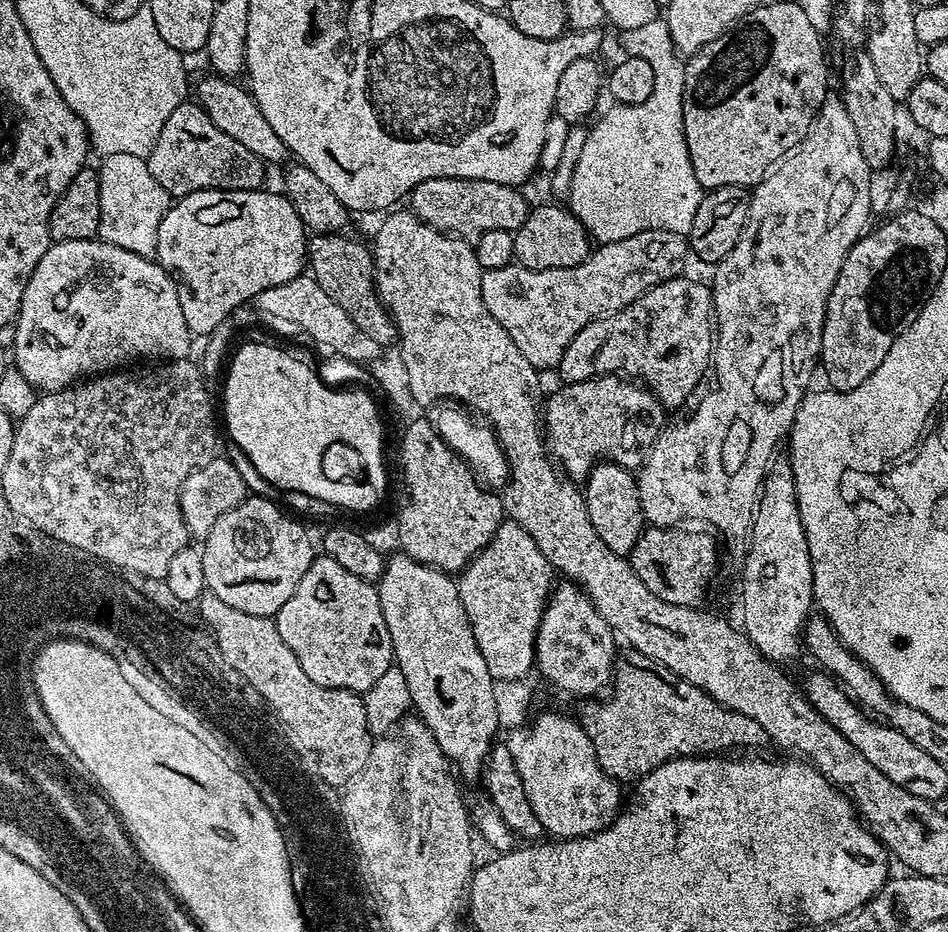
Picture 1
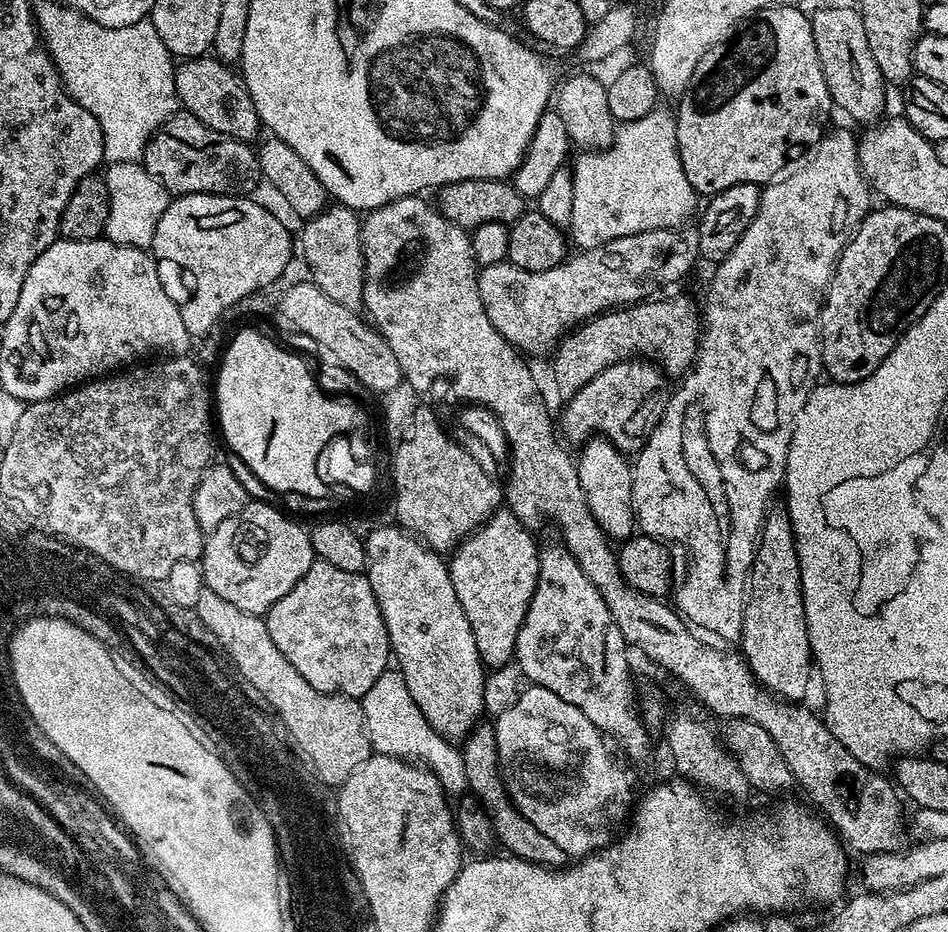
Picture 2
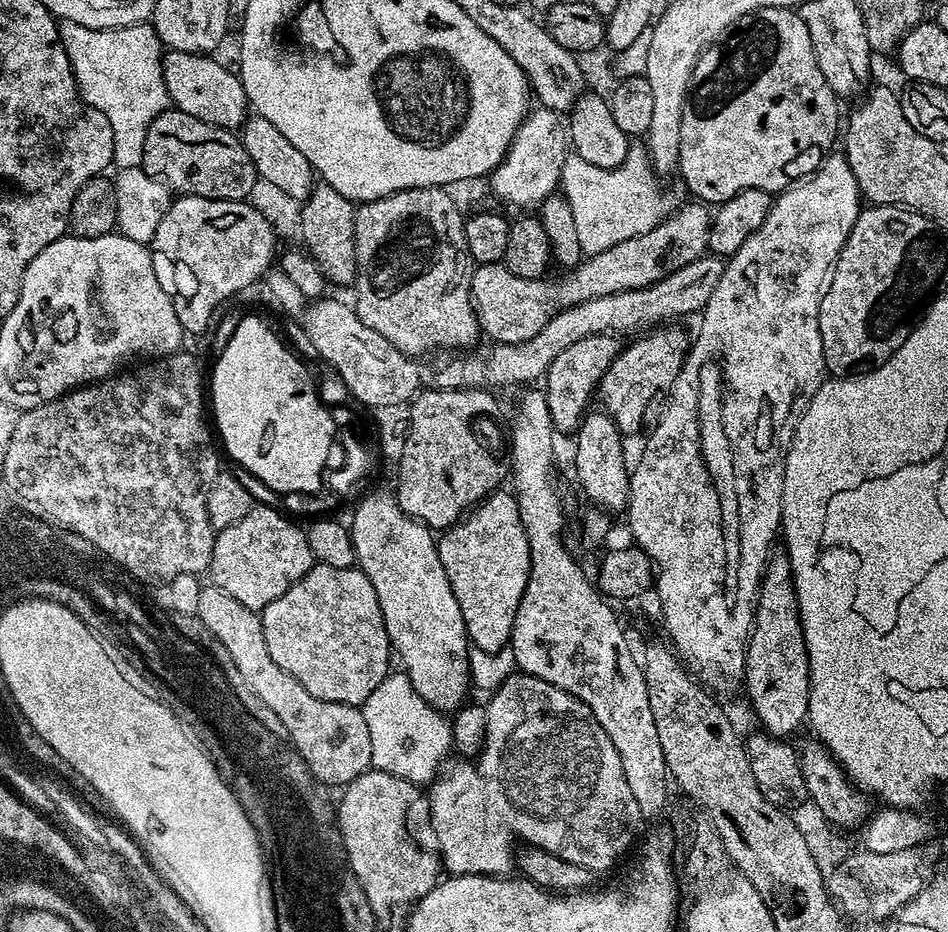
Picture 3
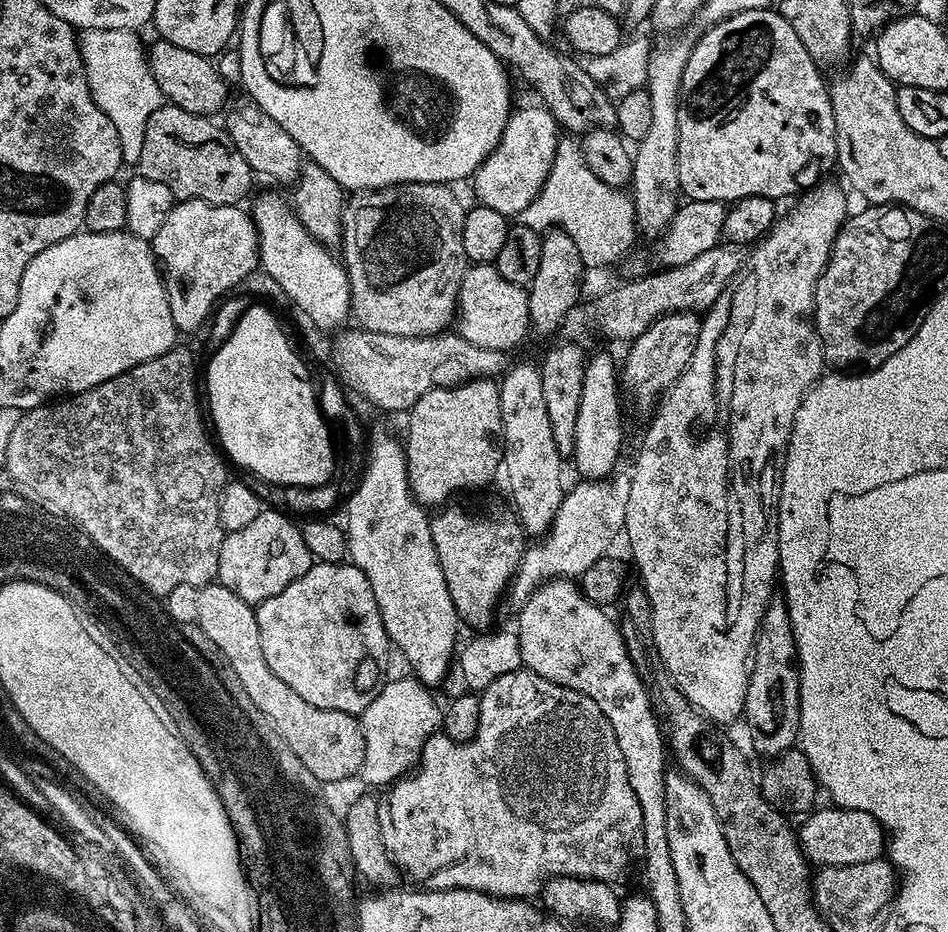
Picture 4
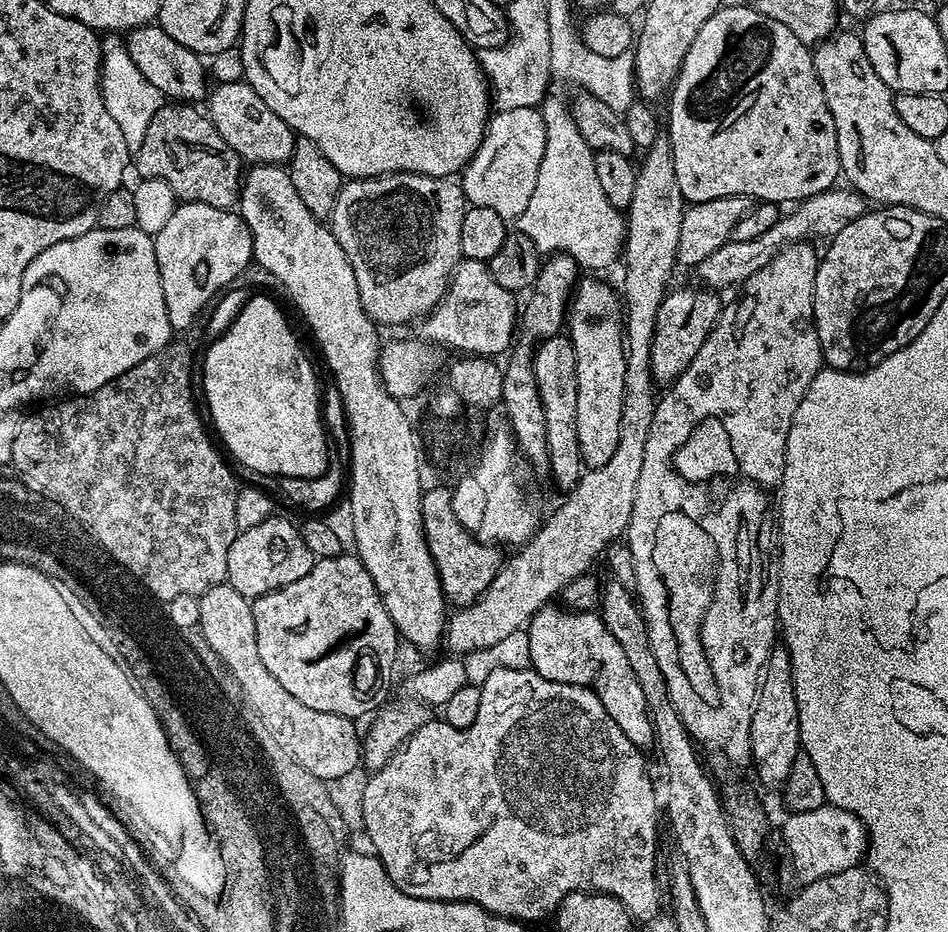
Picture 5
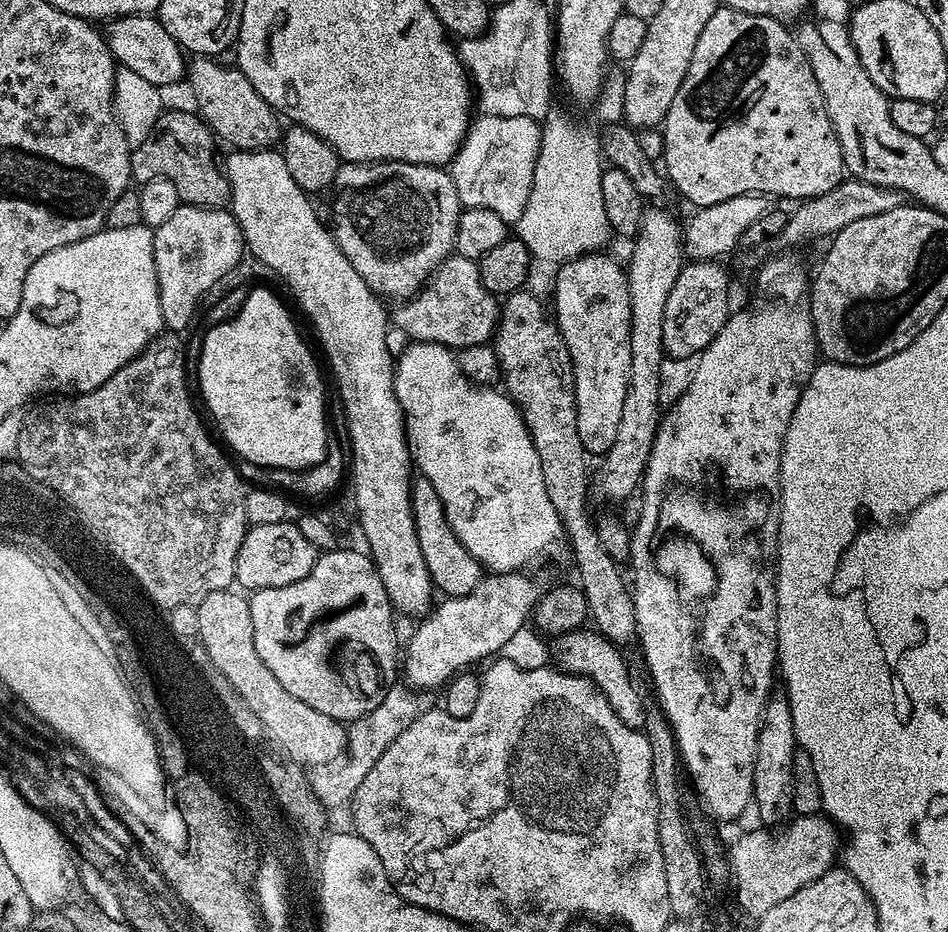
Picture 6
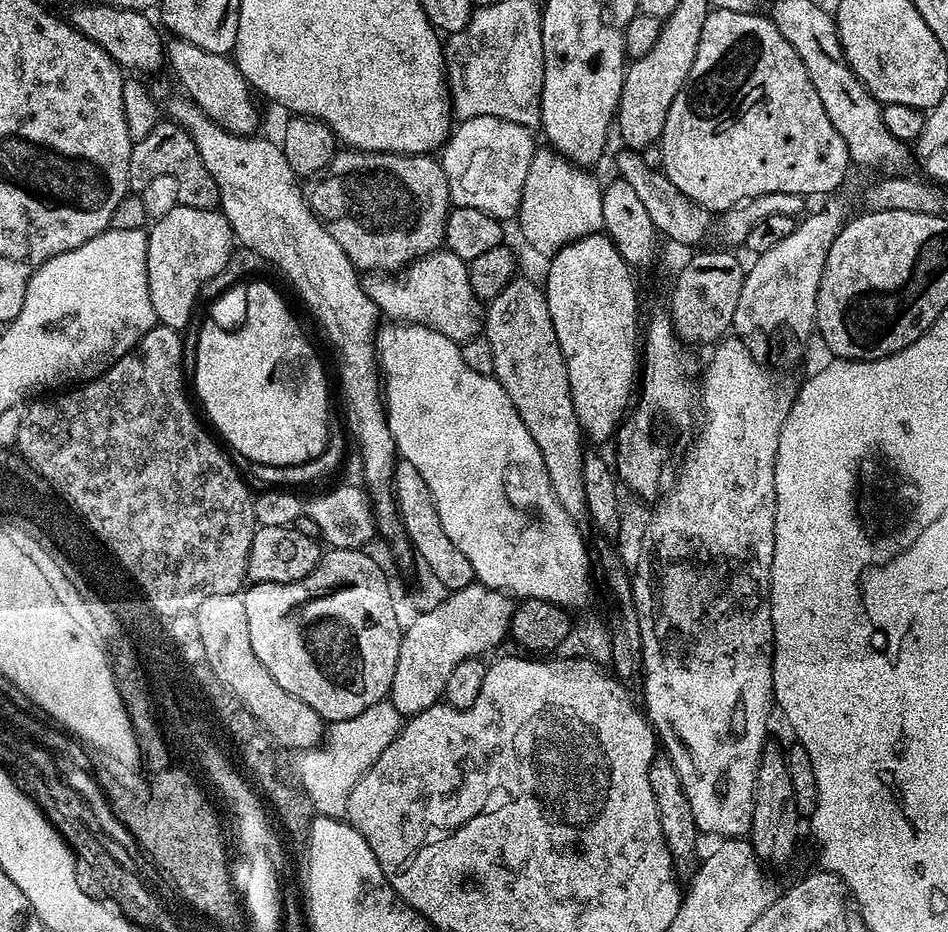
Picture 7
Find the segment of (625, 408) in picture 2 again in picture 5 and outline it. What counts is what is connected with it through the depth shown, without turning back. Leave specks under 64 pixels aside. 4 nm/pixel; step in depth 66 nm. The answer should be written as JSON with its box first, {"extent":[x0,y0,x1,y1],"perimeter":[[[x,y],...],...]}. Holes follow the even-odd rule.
{"extent":[650,286,722,386],"perimeter":[[[703,286],[695,287],[669,291],[658,310],[653,344],[650,346],[650,366],[652,379],[664,383],[664,386],[680,379],[690,362],[694,362],[698,350],[702,350],[702,342],[706,342],[722,316],[720,300],[716,297],[719,295]]]}

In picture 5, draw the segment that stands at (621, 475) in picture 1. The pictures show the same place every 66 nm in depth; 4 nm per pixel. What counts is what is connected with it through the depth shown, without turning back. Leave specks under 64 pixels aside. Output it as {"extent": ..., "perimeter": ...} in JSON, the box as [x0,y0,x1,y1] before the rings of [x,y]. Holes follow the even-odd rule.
{"extent":[567,279,625,468],"perimeter":[[[581,279],[572,293],[567,331],[574,346],[578,378],[578,446],[588,468],[610,462],[618,447],[619,422],[622,417],[625,356],[625,325],[622,323],[622,300],[608,284]]]}

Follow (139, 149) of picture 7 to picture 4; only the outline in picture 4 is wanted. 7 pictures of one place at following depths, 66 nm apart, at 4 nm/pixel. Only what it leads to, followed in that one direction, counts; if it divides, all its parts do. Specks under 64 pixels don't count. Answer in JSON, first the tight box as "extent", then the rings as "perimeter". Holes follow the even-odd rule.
{"extent":[139,103,254,205],"perimeter":[[[165,103],[158,110],[154,110],[154,114],[150,114],[150,122],[146,122],[146,138],[142,138],[139,175],[170,186],[172,195],[177,201],[204,200],[207,204],[239,205],[240,199],[252,188],[254,173],[246,158],[238,154],[238,146],[234,146],[227,131],[221,125],[219,128],[216,122],[207,116],[190,114],[170,103]]]}

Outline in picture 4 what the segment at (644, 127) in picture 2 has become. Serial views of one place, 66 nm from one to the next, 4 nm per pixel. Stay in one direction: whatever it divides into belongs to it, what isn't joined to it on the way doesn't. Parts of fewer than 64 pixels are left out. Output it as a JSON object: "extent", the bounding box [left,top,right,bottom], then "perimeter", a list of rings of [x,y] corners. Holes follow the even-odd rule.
{"extent":[518,139,638,269],"perimeter":[[[561,139],[557,144],[552,172],[546,178],[534,202],[530,202],[530,206],[526,206],[526,210],[520,212],[518,220],[519,223],[530,226],[541,234],[553,228],[560,228],[566,234],[570,234],[570,238],[574,238],[574,242],[578,245],[578,254],[582,254],[585,266],[589,269],[600,268],[603,264],[612,264],[615,260],[622,259],[631,250],[636,236],[638,237],[635,202],[627,191],[611,188],[606,182],[594,178],[594,174],[590,174],[590,170],[584,165],[583,151],[577,145],[575,148],[568,140],[571,139]]]}

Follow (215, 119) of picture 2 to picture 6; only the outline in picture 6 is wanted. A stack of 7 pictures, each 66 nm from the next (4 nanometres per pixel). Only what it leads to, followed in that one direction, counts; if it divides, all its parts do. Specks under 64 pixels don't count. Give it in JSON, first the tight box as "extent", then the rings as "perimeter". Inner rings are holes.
{"extent":[102,14,186,86],"perimeter":[[[152,14],[147,16],[114,16],[103,25],[102,35],[112,51],[112,59],[121,68],[134,70],[146,82],[157,86],[176,84],[185,79],[186,56],[180,45],[166,34],[166,26]]]}

